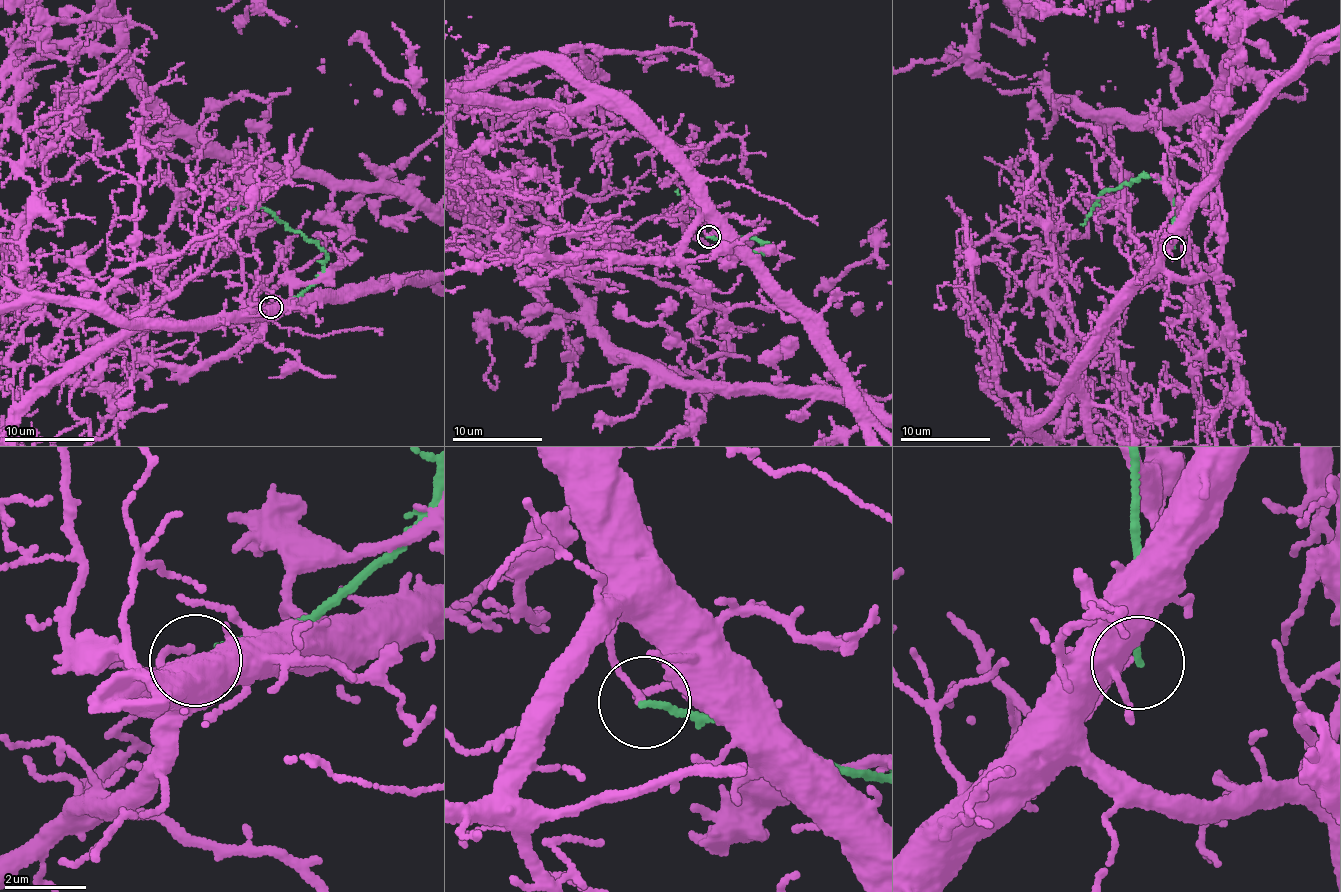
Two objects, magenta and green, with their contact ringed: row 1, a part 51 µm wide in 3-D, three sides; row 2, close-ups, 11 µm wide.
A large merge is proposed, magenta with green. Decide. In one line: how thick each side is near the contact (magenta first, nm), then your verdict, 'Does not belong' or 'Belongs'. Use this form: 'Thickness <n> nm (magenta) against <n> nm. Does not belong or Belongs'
Thickness 140 nm (magenta) against 160 nm. Does not belong

